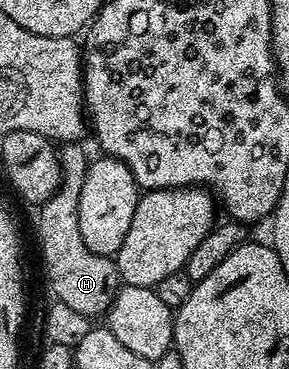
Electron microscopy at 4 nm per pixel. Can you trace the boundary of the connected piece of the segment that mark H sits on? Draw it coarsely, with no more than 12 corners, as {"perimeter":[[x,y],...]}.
{"perimeter":[[57,148],[62,184],[37,208],[54,299],[87,317],[118,296],[118,264],[80,237],[92,162]]}

